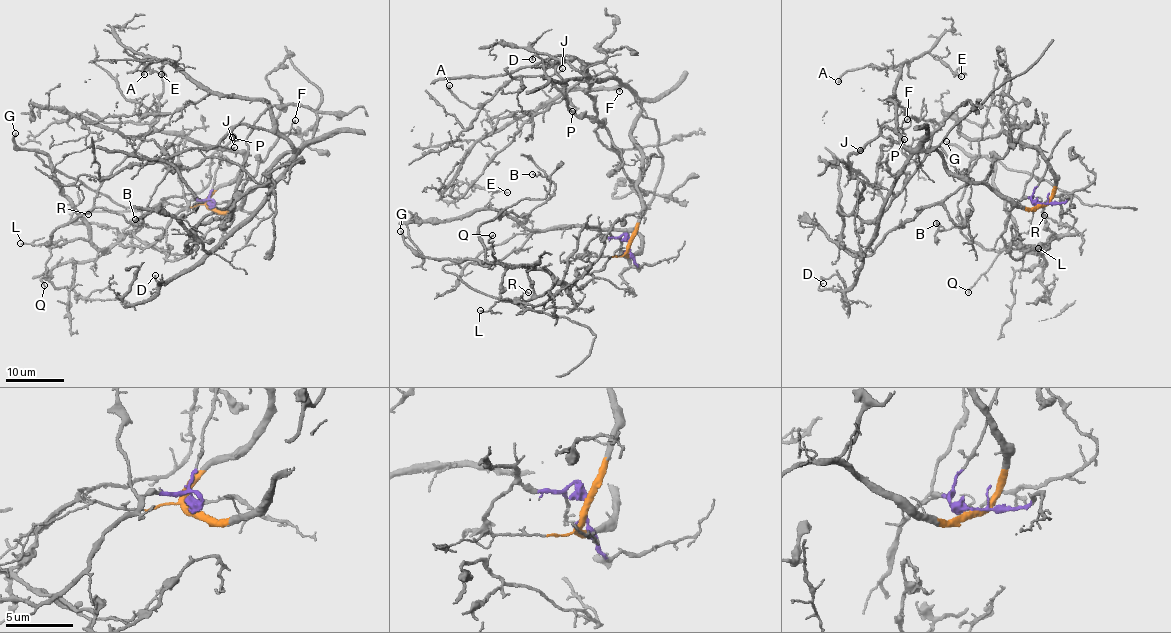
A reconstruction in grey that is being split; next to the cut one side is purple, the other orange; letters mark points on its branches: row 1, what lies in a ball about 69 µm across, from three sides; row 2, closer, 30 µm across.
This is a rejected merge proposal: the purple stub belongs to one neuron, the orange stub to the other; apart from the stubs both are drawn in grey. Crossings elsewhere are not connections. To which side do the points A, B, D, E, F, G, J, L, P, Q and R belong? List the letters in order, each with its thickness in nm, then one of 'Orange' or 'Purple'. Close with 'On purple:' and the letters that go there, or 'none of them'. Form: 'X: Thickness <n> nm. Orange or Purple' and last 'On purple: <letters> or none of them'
A: Thickness 220 nm. Orange
B: Thickness 120 nm. Purple
D: Thickness 110 nm. Orange
E: Thickness 140 nm. Orange
F: Thickness 110 nm. Orange
G: Thickness 240 nm. Purple
J: Thickness 110 nm. Orange
L: Thickness 130 nm. Purple
P: Thickness 110 nm. Orange
Q: Thickness 130 nm. Purple
R: Thickness 120 nm. Purple
On purple: B, G, L, Q, R

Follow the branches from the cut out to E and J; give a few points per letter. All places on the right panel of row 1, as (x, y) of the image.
E: (1043, 204), (1008, 201), (964, 181), (939, 152), (903, 144), (886, 101), (903, 64), (931, 53), (960, 77)
J: (1043, 204), (1016, 206), (983, 183), (964, 181), (939, 152), (913, 151), (894, 131), (881, 126), (860, 151)

